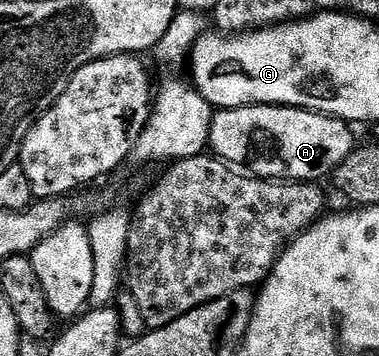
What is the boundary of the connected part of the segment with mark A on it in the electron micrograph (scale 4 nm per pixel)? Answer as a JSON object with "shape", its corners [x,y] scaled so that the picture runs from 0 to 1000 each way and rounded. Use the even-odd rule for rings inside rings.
{"shape":[[[639,298],[636,303],[615,303],[612,309],[578,309],[575,317],[559,329],[557,396],[551,410],[562,424],[565,441],[583,444],[594,455],[607,455],[612,461],[654,455],[654,461],[662,463],[657,478],[665,492],[707,506],[747,506],[760,500],[784,511],[831,511],[842,506],[850,489],[871,492],[939,421],[942,396],[937,399],[937,376],[926,365],[934,365],[929,346],[908,343],[905,334],[884,331],[873,320],[844,320],[839,309],[797,309],[789,298]]]}

